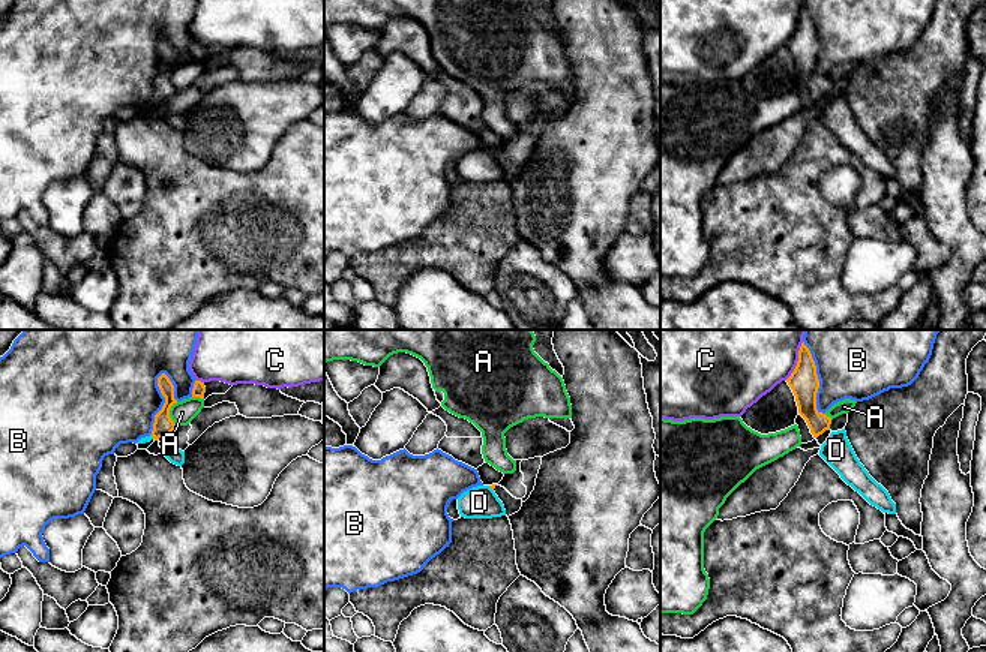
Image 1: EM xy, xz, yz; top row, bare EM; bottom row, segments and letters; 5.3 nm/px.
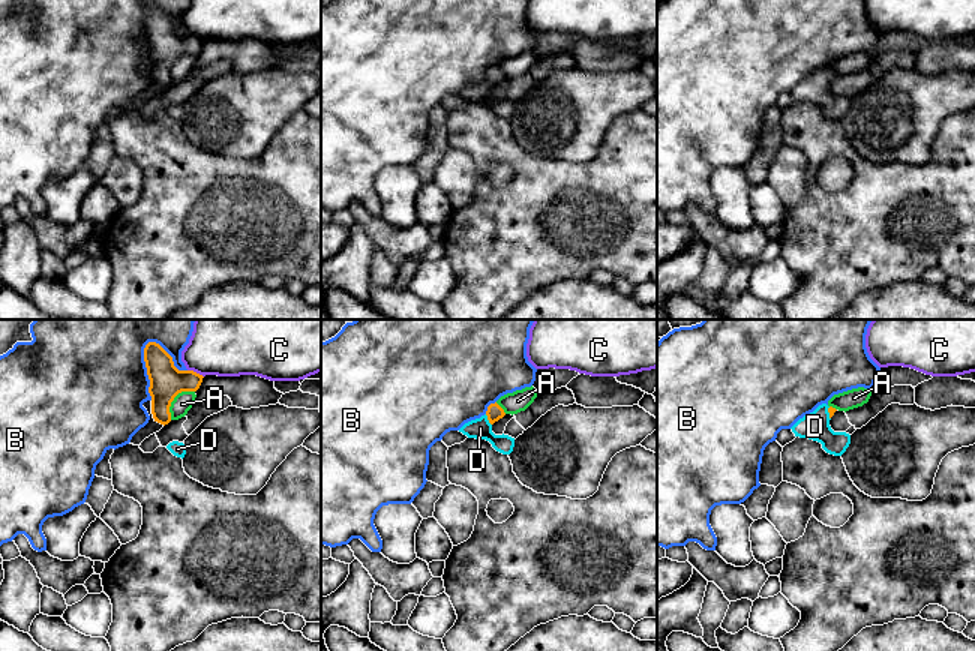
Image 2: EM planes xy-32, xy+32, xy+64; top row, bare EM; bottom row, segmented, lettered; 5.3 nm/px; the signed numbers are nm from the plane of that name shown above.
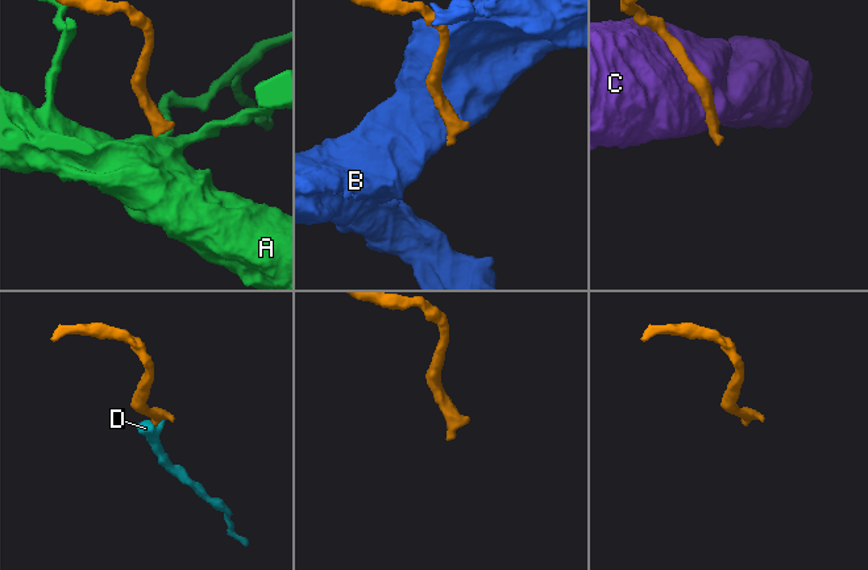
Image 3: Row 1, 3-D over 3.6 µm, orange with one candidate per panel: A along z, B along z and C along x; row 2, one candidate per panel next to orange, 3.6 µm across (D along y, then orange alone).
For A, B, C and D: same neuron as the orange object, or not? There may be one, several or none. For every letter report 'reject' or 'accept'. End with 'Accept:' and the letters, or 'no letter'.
A: reject
B: reject
C: reject
D: accept
Accept: D

